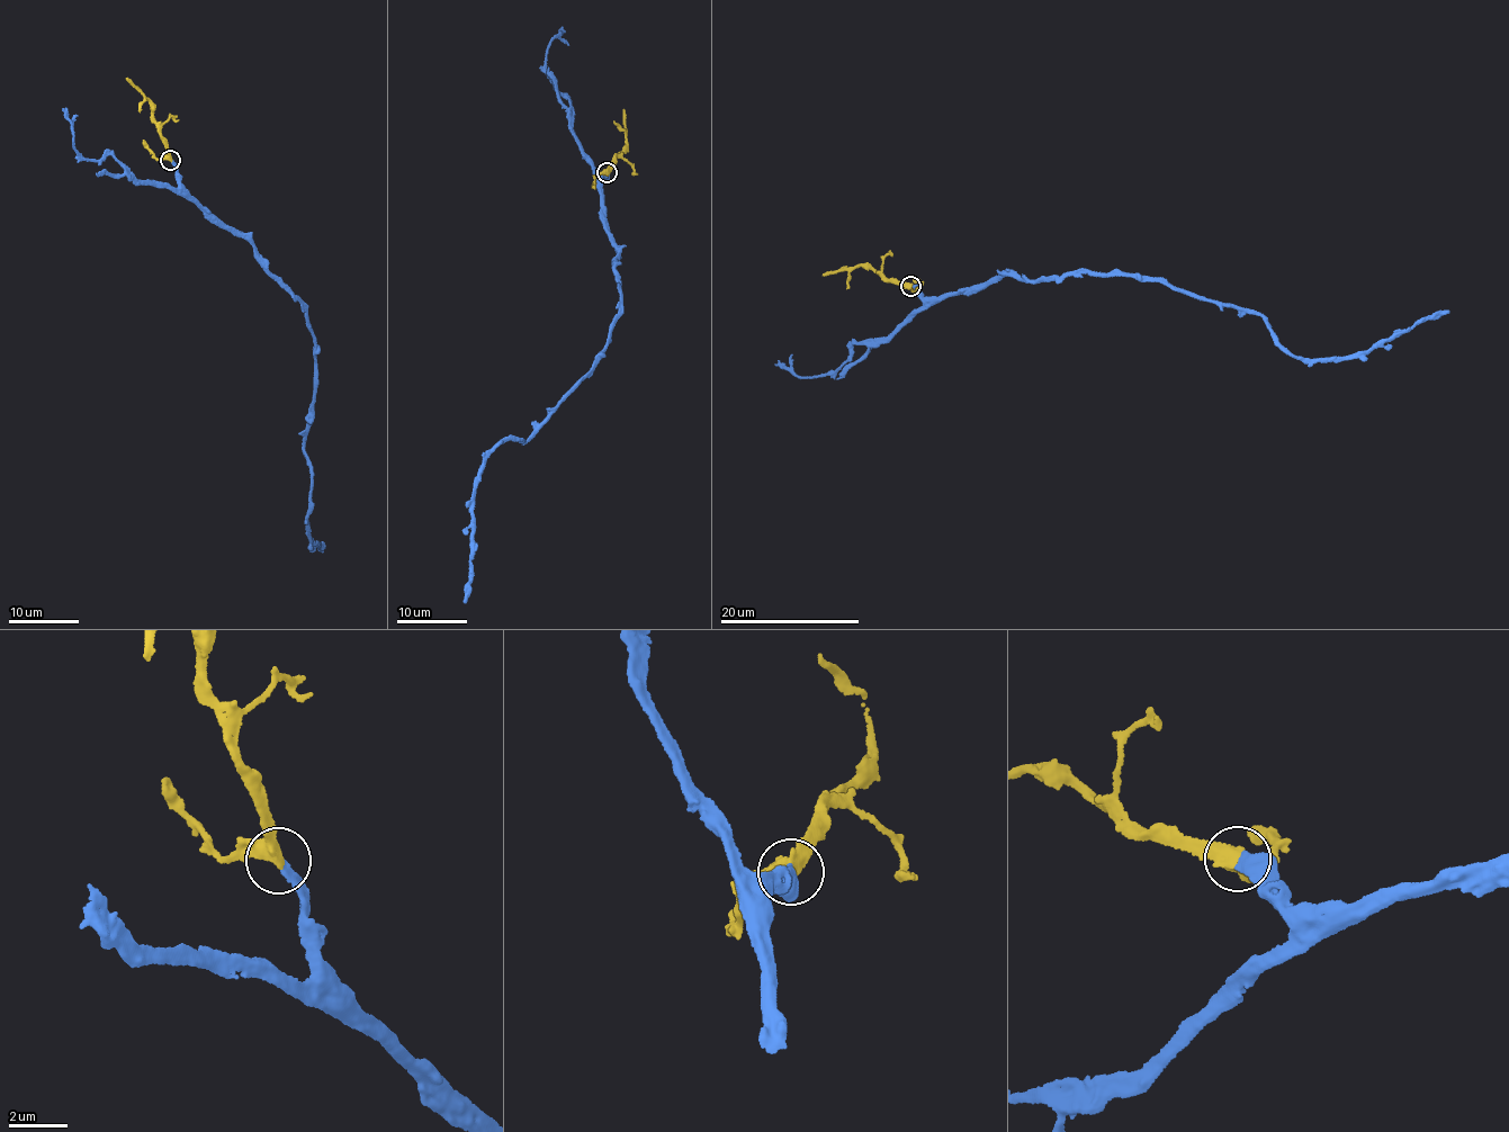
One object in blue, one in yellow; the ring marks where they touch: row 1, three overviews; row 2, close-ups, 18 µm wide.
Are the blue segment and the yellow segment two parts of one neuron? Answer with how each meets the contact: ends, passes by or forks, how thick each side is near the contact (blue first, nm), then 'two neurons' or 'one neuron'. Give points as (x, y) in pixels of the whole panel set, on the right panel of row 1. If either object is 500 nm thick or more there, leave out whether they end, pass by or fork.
blue ends there; yellow passes by; 280 nm thick on the blue side, 440 nm on the other; one neuron

